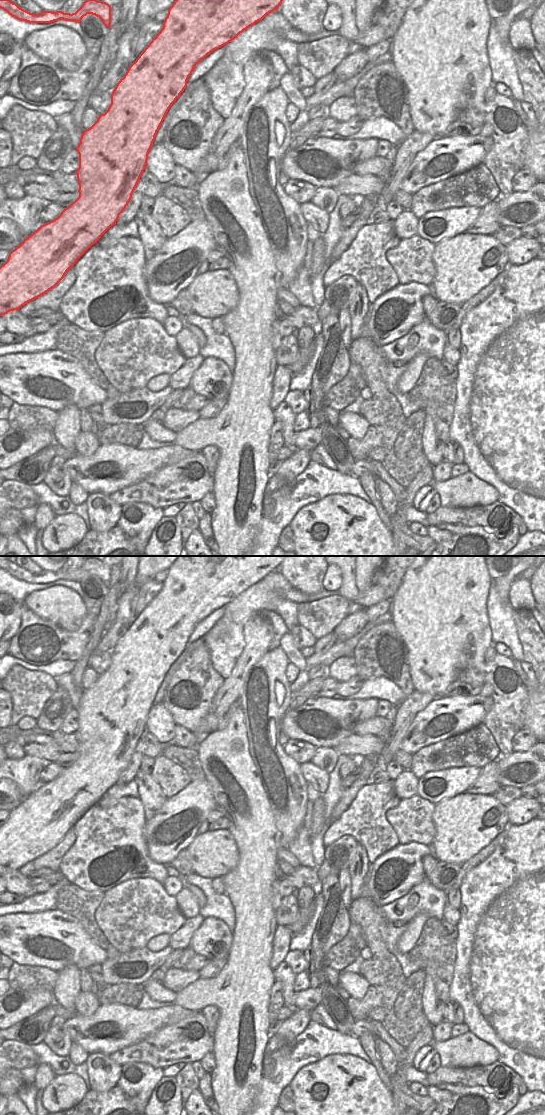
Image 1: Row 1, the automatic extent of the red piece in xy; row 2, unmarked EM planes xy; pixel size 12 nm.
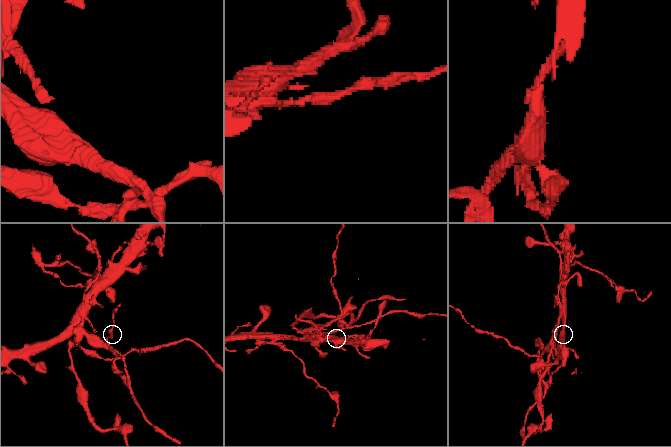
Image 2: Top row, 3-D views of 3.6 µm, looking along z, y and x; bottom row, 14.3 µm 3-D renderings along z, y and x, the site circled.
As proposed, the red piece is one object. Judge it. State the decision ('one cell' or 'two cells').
two cells

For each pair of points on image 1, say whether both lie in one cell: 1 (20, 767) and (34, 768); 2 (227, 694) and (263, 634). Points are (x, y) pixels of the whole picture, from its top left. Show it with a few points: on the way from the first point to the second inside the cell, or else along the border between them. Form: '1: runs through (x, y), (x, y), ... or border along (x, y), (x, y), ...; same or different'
1: runs through (23, 768), (31, 768); same
2: runs through (237, 679), (243, 664), (254, 649); same

